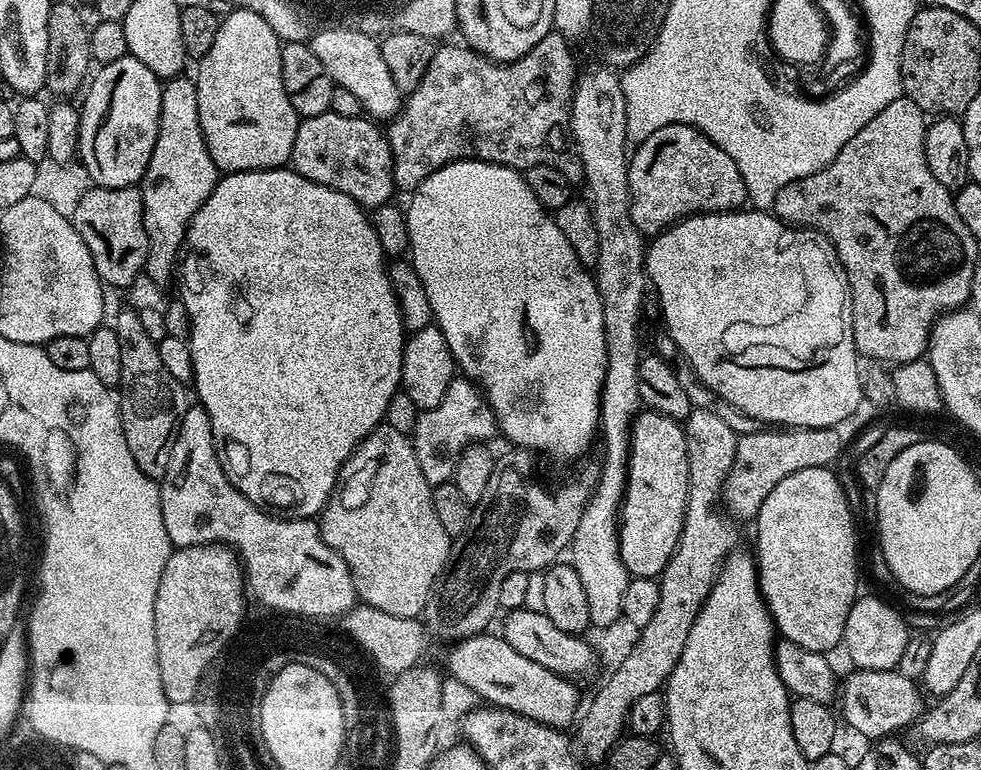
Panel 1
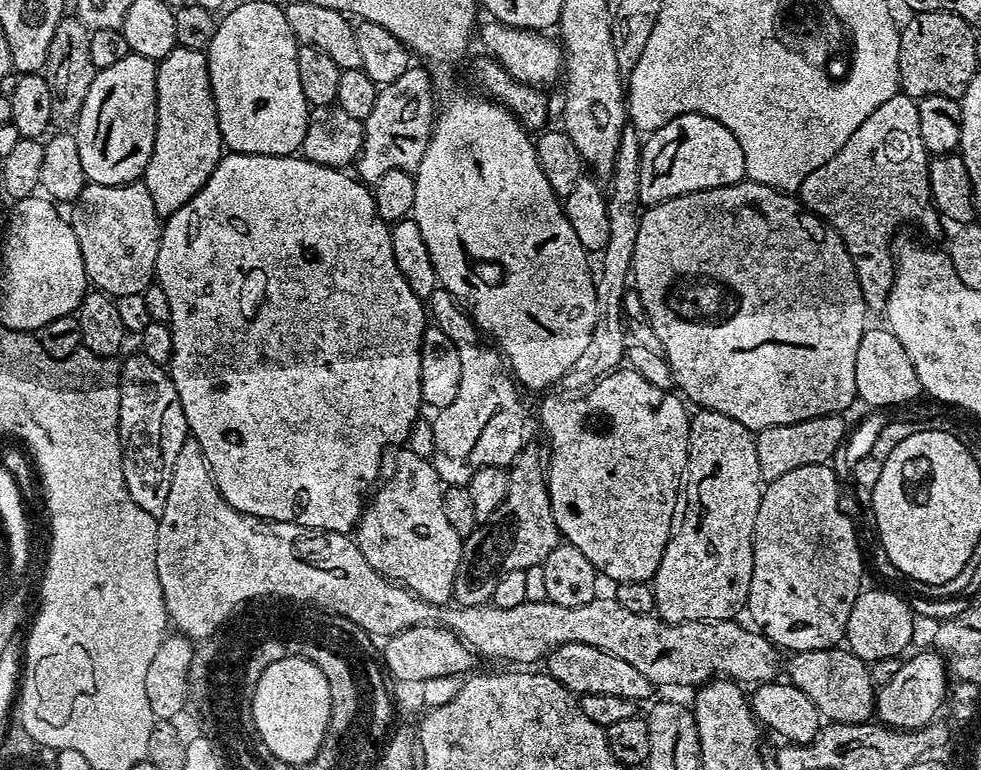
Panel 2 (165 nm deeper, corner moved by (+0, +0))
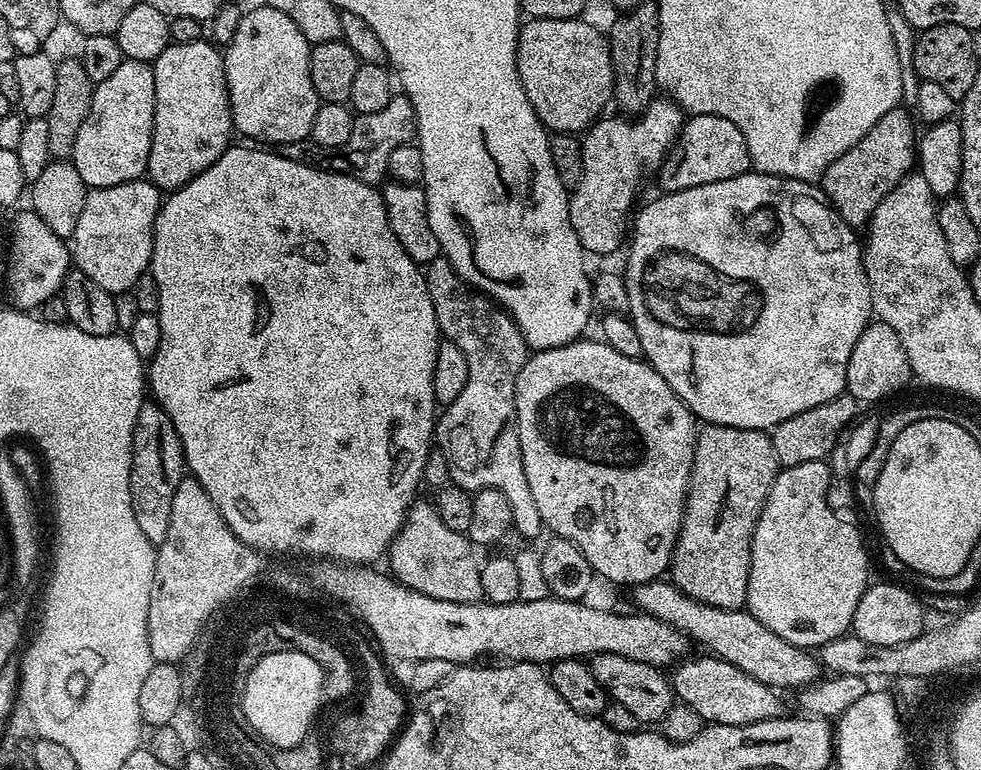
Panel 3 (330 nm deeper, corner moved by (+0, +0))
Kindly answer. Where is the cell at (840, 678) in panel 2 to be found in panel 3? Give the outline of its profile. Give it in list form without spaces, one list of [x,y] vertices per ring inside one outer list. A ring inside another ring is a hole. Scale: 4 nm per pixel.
[[[664,578],[651,580],[648,584],[635,585],[631,589],[631,592],[631,599],[643,615],[653,616],[670,626],[674,626],[683,636],[688,637],[691,641],[696,643],[697,640],[698,643],[705,644],[708,647],[705,649],[711,655],[719,656],[721,660],[738,666],[738,670],[750,674],[750,678],[767,684],[769,688],[777,690],[793,688],[793,690],[799,690],[815,685],[821,679],[820,672],[822,673],[822,665],[811,651],[799,648],[796,644],[786,642],[786,638],[778,638],[778,634],[774,634],[766,626],[762,626],[762,622],[758,622],[758,618],[754,618],[751,612],[747,610],[715,608],[709,604],[703,604],[694,598],[690,598],[685,592],[678,590],[675,584]]]

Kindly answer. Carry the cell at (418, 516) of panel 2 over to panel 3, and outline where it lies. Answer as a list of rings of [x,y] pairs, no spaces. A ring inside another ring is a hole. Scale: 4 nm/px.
[[[417,499],[408,509],[408,518],[400,533],[392,540],[386,561],[392,567],[391,575],[404,587],[421,592],[442,602],[474,604],[482,597],[481,561],[476,560],[477,549],[467,535],[450,530],[438,518],[435,503]]]

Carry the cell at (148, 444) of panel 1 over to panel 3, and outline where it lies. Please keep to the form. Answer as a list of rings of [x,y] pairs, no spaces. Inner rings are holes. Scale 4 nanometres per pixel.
[[[145,402],[138,410],[138,422],[132,435],[132,465],[130,466],[130,494],[134,506],[134,518],[138,518],[138,527],[153,546],[158,546],[166,538],[166,530],[170,530],[170,502],[174,498],[174,490],[185,475],[186,465],[184,451],[180,445],[178,434],[174,430],[174,422],[155,402]]]

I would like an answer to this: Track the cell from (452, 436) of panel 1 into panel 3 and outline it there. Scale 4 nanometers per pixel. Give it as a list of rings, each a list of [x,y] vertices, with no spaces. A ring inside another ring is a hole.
[[[438,259],[426,266],[428,289],[430,298],[434,302],[434,314],[438,318],[440,335],[443,339],[454,342],[458,350],[462,350],[466,358],[466,387],[454,402],[450,402],[439,413],[435,443],[445,455],[448,463],[448,479],[457,488],[465,488],[473,494],[481,488],[497,488],[506,494],[506,502],[512,507],[512,522],[515,535],[525,536],[532,540],[539,532],[545,531],[542,518],[538,514],[538,505],[534,503],[534,494],[530,494],[530,482],[526,482],[526,470],[522,466],[522,450],[518,442],[516,429],[516,383],[518,370],[527,362],[530,349],[518,326],[512,321],[511,316],[489,296],[471,288],[463,278],[457,274],[446,259]]]

